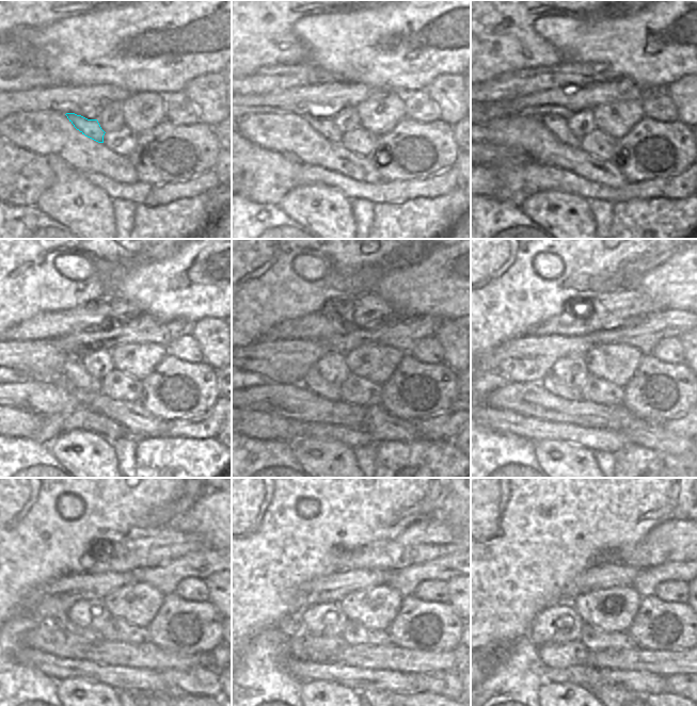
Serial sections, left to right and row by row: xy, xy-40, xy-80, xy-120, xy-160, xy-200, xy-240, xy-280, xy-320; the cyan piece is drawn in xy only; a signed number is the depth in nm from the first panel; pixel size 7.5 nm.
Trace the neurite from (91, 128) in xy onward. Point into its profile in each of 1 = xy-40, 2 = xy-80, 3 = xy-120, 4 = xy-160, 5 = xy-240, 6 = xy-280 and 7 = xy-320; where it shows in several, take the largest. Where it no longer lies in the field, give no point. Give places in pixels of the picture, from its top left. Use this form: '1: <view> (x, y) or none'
1: xy-40 (327, 128)
2: xy-80 (556, 125)
3: xy-120 (75, 374)
4: xy-160 (313, 381)
5: xy-240 (81, 635)
6: xy-280 (311, 643)
7: xy-320 (557, 656)

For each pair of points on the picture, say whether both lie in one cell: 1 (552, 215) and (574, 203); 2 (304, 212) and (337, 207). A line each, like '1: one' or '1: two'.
1: one
2: one

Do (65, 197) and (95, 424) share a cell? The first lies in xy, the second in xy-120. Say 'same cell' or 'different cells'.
different cells

